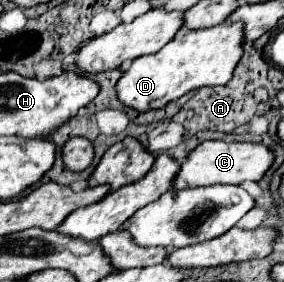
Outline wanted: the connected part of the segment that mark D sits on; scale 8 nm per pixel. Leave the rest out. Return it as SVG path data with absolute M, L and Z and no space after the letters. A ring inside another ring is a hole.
M222 22L212 28L200 28L190 32L180 30L176 38L170 40L162 50L158 50L156 54L140 56L132 62L132 66L124 72L116 86L118 98L130 108L146 112L152 108L162 108L190 90L226 84L242 58L242 44L244 44L242 22Z

